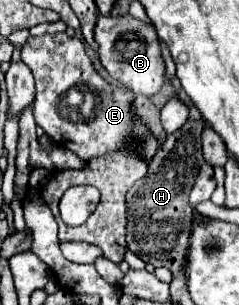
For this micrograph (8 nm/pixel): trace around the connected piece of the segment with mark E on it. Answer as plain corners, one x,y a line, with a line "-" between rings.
67,33
29,37
21,51
23,63
35,77
33,113
37,125
59,145
81,159
131,149
145,163
151,161
159,141
135,113
135,93
109,83
91,63
85,45

